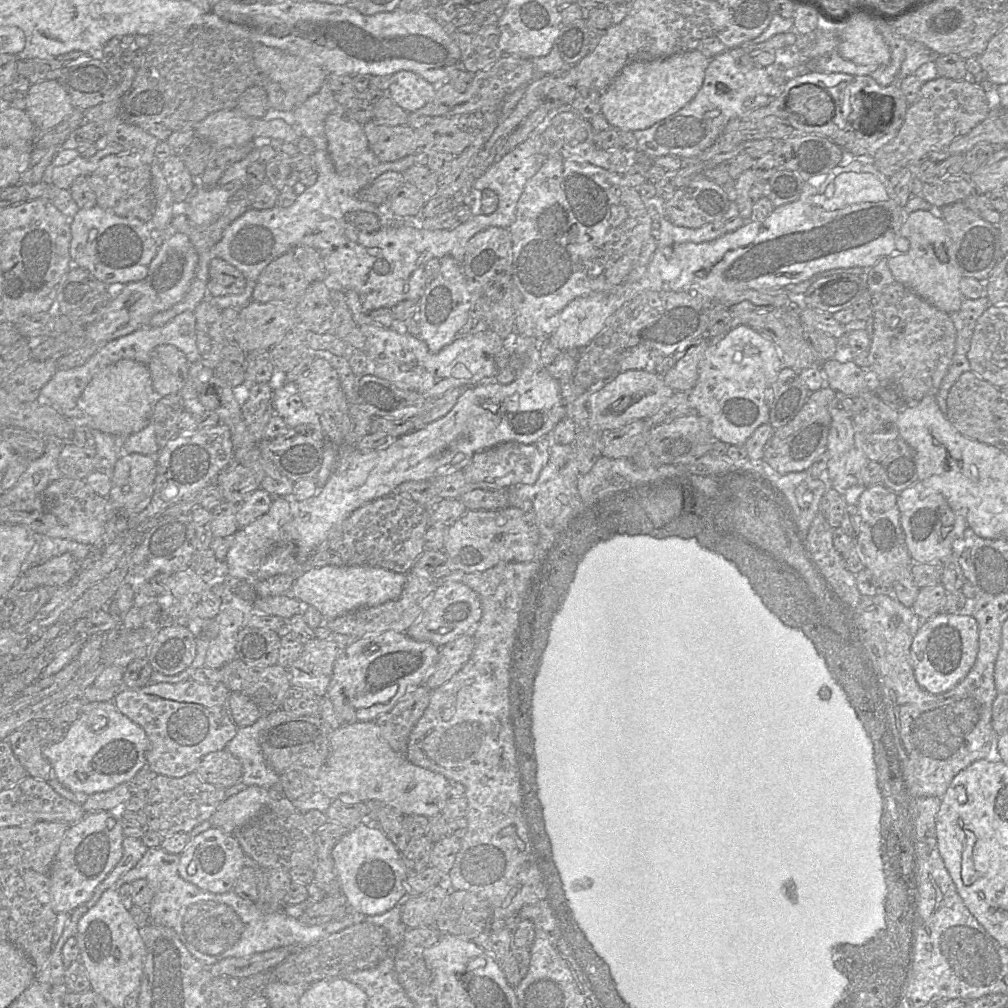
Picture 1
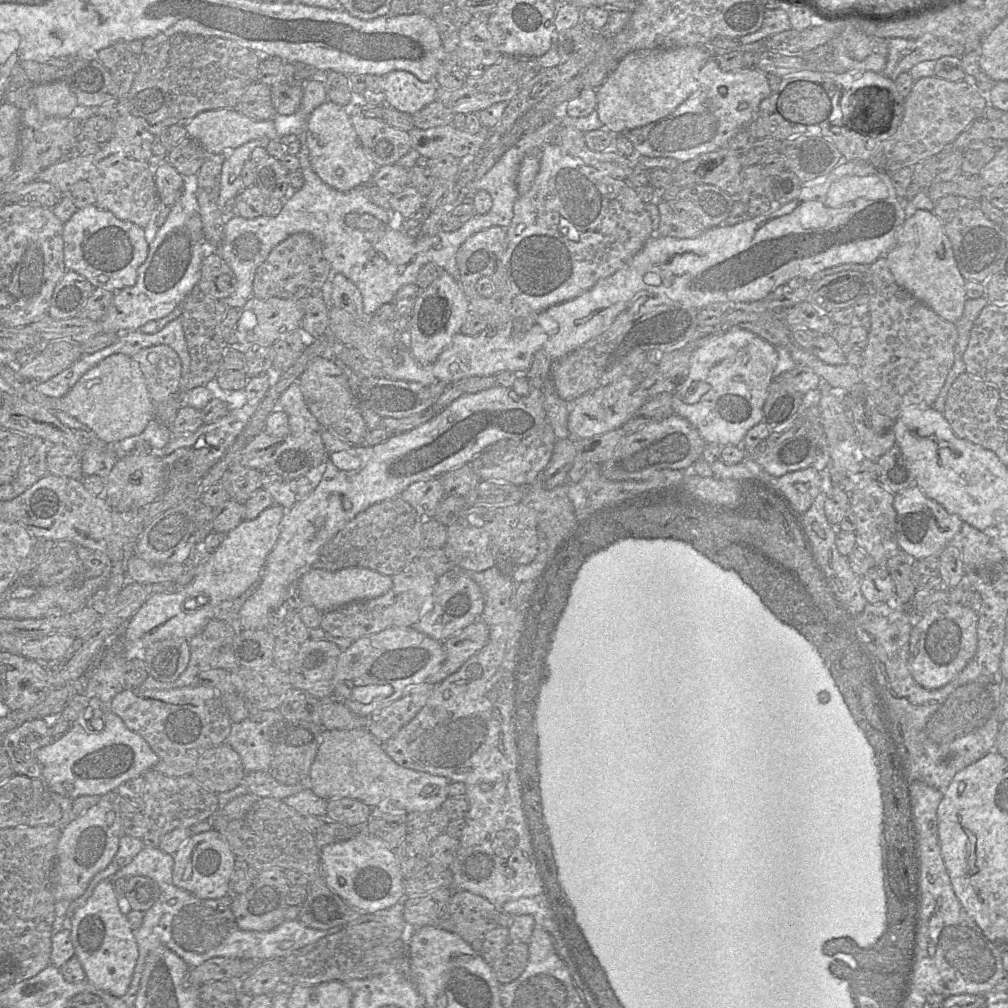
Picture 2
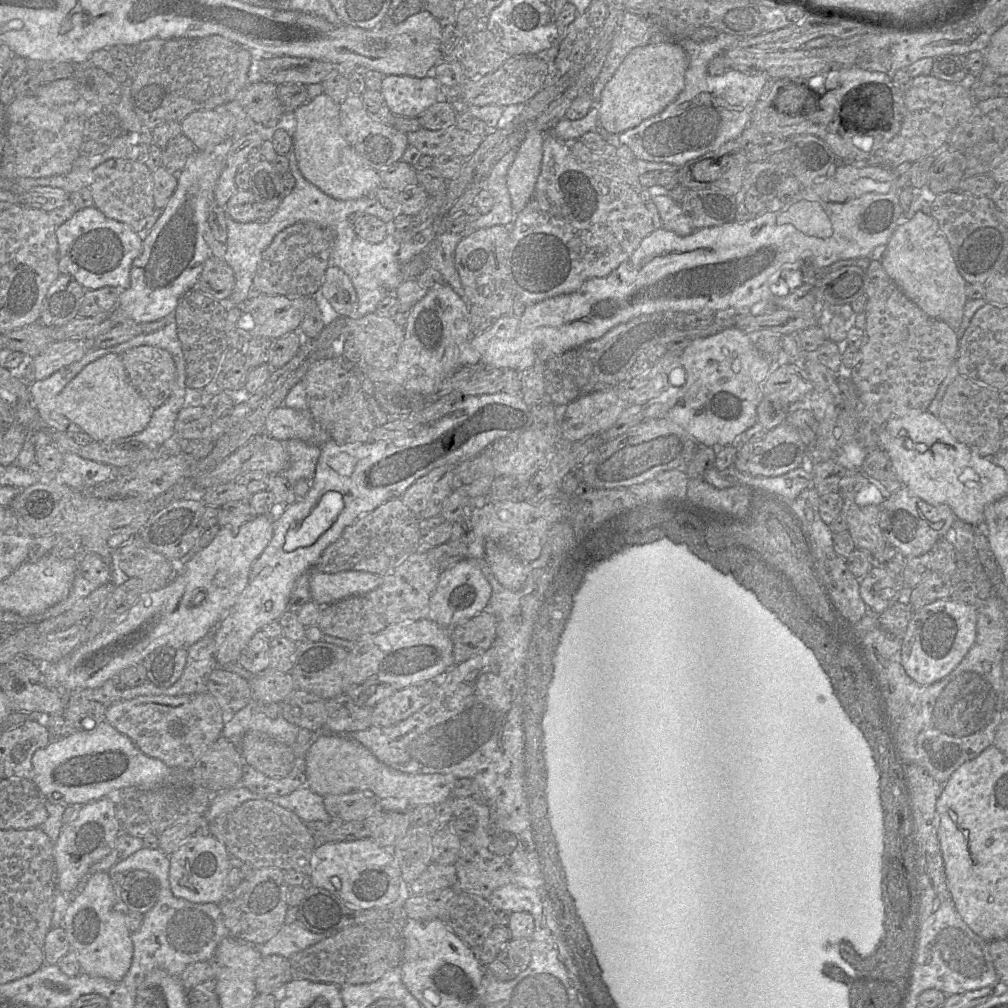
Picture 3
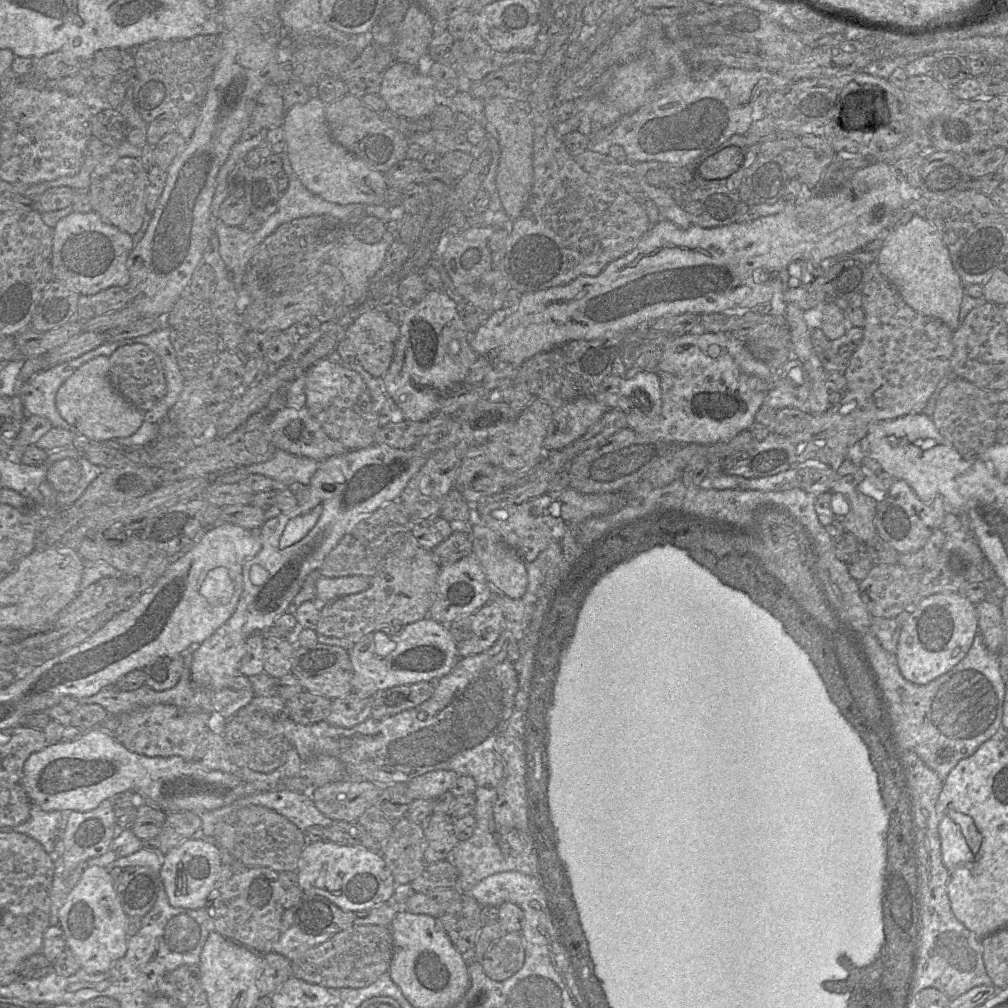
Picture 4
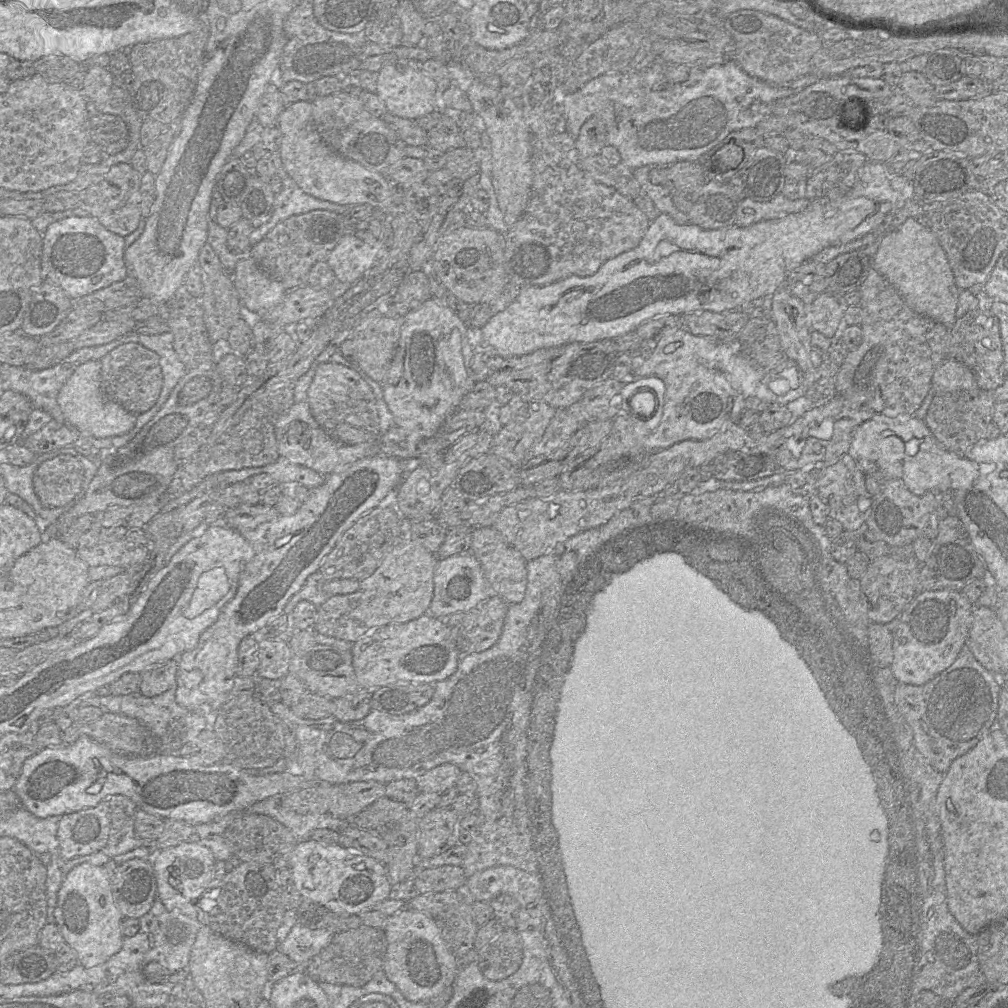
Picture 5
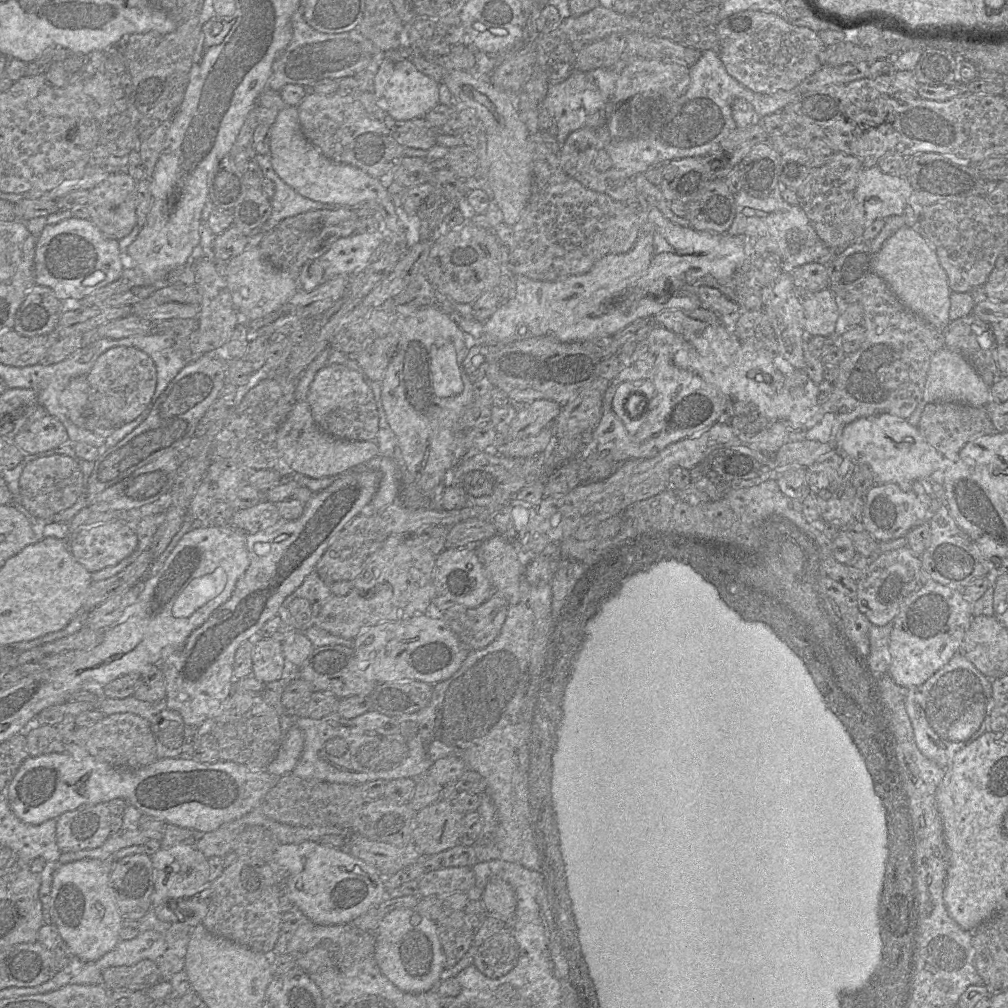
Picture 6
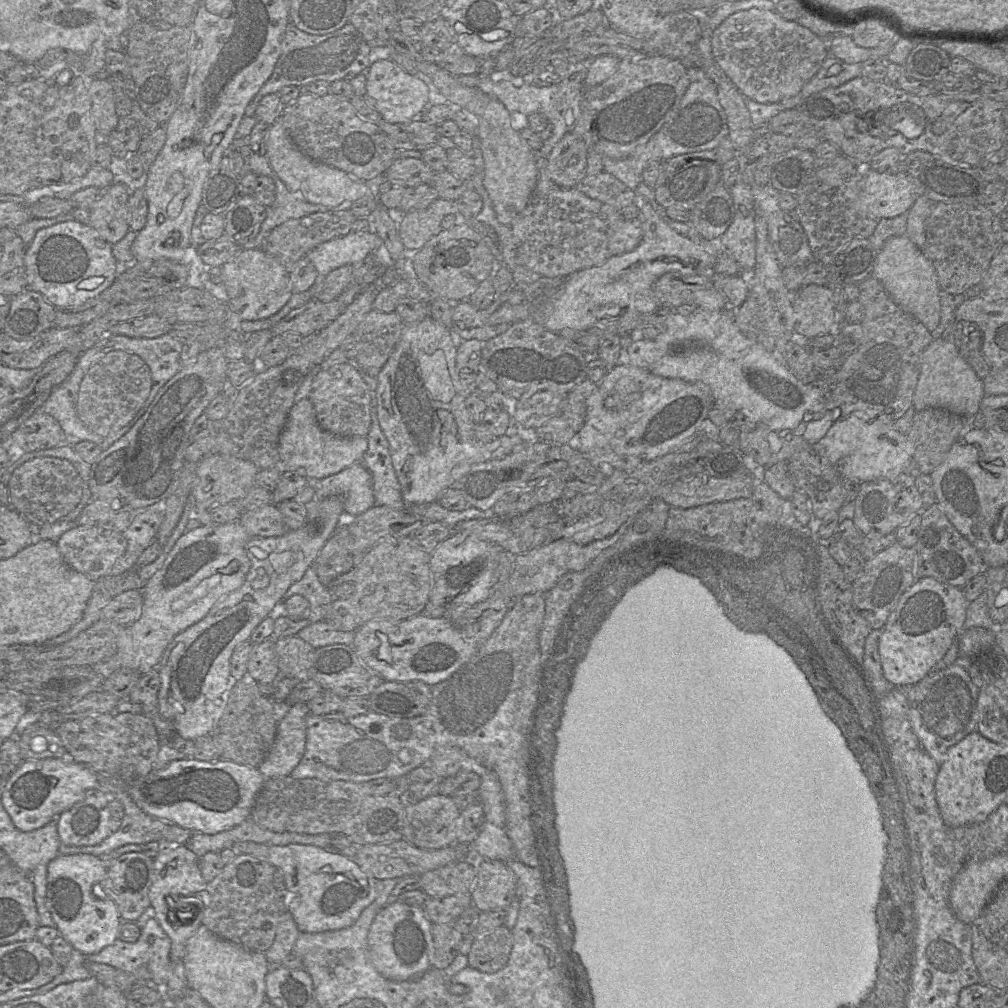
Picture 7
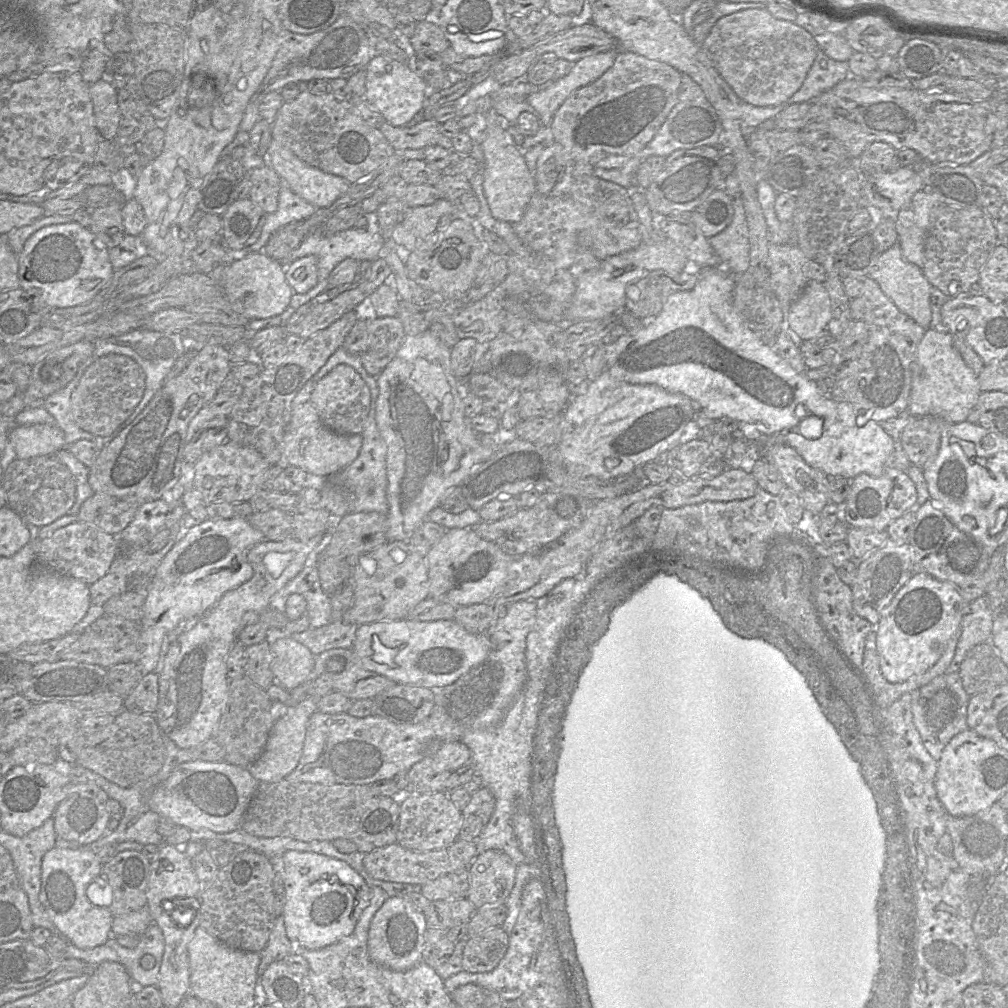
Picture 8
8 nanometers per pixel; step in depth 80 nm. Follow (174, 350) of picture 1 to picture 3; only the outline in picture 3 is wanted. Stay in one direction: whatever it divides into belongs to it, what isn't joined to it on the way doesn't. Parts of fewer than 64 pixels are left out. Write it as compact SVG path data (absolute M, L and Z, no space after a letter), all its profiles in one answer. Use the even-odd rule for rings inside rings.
M139 346L125 351L122 362L130 384L155 409L171 394L176 367L171 354L153 346Z

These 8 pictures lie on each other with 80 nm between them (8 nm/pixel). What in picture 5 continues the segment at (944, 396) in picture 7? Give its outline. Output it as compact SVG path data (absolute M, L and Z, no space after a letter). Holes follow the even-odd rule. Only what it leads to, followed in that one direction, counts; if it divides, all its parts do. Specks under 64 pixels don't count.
M950 357L936 368L932 377L931 388L935 395L980 389L972 371L961 362Z

